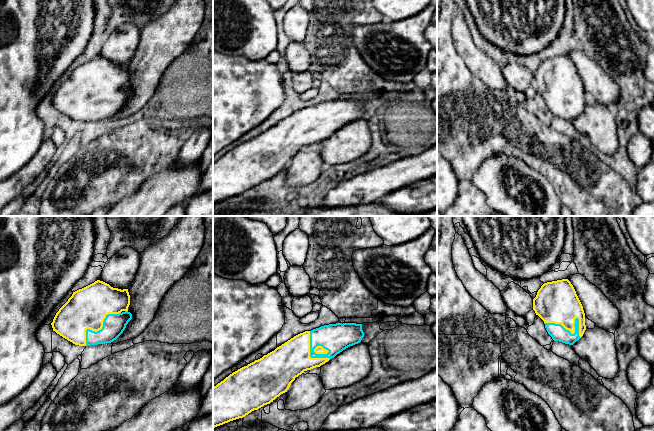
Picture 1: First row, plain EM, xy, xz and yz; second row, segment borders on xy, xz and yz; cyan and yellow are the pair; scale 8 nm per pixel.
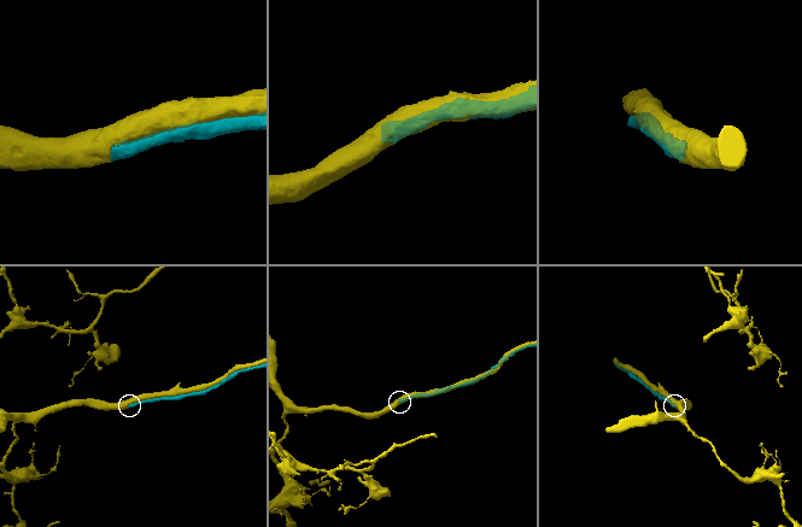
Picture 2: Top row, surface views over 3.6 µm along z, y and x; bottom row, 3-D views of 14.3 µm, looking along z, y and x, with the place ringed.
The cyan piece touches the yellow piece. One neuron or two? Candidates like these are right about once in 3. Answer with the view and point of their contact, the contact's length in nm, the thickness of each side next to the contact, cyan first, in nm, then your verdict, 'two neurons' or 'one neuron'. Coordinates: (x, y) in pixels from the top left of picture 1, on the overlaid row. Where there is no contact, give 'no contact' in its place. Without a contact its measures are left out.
contact yz (575, 330); length 320 nm; calibres 130 and 320 nm; one neuron

